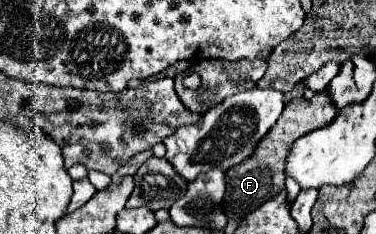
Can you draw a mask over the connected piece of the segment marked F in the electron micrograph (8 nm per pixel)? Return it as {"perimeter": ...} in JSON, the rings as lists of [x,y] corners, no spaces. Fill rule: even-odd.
{"perimeter":[[[321,90],[315,92],[311,100],[307,98],[293,98],[287,106],[285,112],[281,114],[281,120],[265,134],[265,140],[257,144],[253,156],[249,160],[243,160],[237,164],[237,168],[231,168],[227,174],[227,194],[225,194],[225,212],[227,216],[247,216],[253,212],[257,206],[261,206],[265,200],[271,200],[279,192],[285,190],[285,156],[291,148],[291,144],[301,138],[303,134],[327,126],[333,118],[337,116],[337,108],[333,108],[333,100],[329,100],[329,92]]]}

